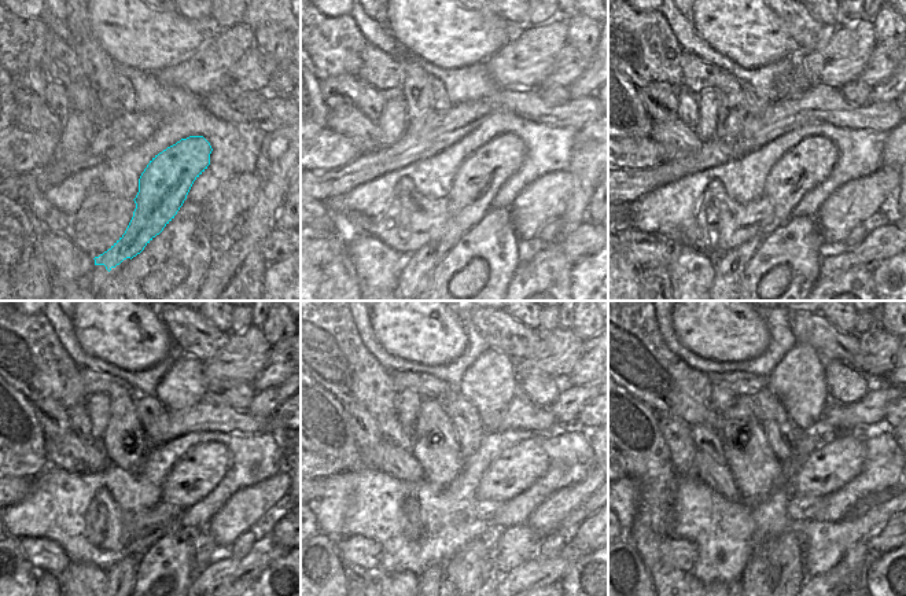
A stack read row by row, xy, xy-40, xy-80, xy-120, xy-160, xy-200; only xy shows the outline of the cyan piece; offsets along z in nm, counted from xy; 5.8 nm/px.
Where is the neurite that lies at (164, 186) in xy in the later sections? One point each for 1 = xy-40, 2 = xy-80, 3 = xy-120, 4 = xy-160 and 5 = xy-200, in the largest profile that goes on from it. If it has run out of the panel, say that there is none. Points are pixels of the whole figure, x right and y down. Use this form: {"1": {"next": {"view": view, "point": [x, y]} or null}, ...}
{"1": {"next": {"view": "xy-40", "point": [479, 177]}}, "2": {"next": {"view": "xy-80", "point": [810, 162]}}, "3": {"next": {"view": "xy-120", "point": [198, 473]}}, "4": {"next": {"view": "xy-160", "point": [516, 468]}}, "5": {"next": {"view": "xy-200", "point": [828, 468]}}}

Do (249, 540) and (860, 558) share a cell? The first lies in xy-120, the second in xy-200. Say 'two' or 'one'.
one

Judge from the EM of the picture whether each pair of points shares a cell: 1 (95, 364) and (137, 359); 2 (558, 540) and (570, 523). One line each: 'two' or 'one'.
1: two
2: two

